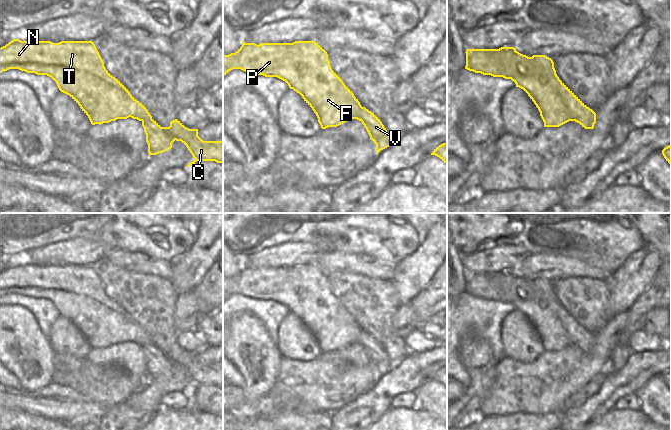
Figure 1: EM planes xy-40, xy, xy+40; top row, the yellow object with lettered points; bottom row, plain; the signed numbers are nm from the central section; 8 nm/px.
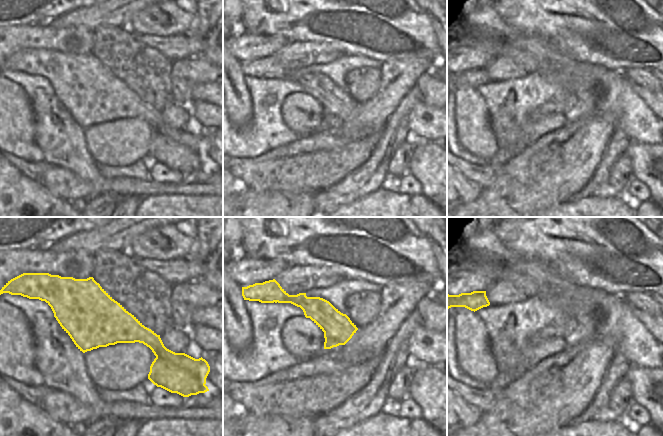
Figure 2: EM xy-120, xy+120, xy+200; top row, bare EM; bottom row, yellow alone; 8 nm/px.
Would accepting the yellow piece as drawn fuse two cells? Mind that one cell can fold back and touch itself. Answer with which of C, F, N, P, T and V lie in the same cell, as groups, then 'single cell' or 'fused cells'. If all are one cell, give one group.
groups C F N P T / V; fused cells

